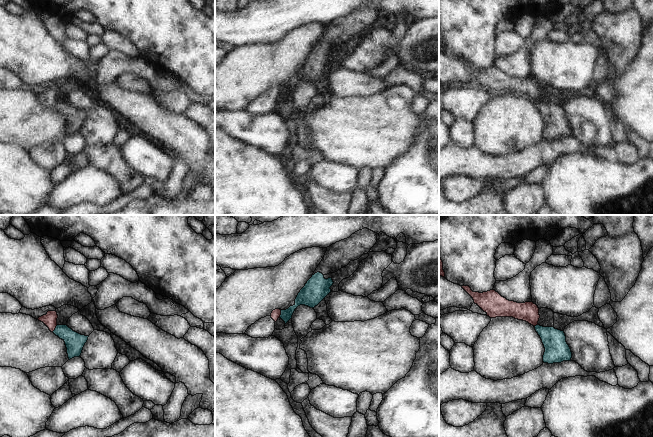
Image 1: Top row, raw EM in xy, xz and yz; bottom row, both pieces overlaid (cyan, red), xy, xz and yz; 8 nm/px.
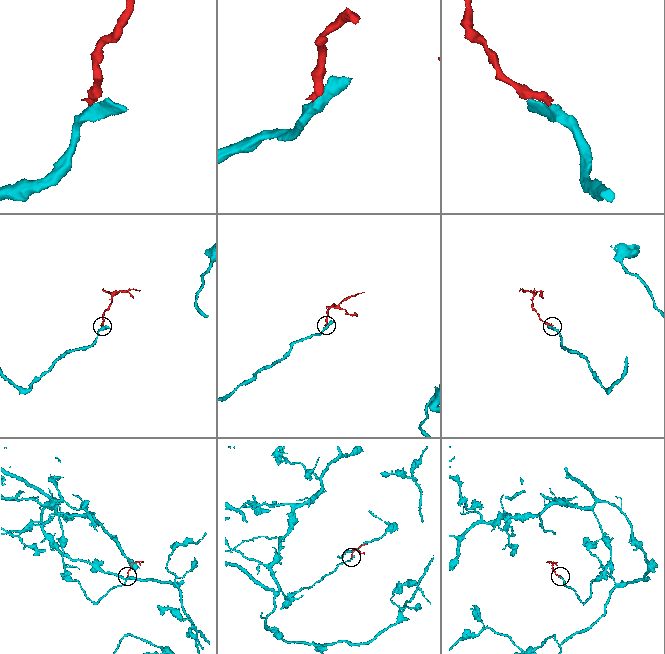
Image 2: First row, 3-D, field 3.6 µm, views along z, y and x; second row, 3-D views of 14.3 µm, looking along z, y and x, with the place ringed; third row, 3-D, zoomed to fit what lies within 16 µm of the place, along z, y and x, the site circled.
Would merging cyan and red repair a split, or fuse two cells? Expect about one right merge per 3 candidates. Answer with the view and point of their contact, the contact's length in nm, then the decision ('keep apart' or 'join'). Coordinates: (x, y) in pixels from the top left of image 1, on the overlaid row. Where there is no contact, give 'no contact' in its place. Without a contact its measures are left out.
xy (55, 328) | 70 nm | keep apart

